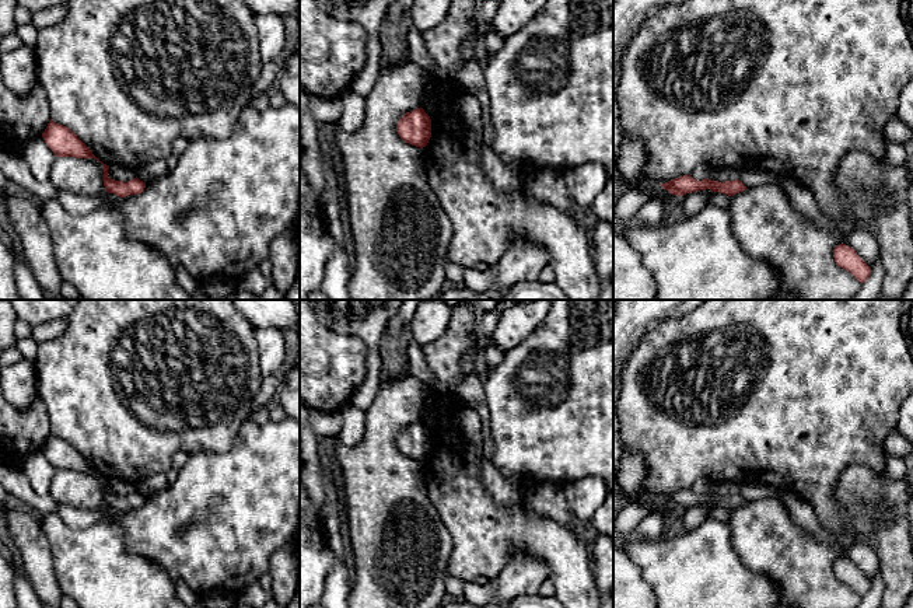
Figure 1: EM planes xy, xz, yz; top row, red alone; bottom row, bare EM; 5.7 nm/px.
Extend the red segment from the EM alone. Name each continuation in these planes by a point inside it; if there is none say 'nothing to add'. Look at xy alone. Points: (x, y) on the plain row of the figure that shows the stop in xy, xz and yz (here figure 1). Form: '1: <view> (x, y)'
nothing to add

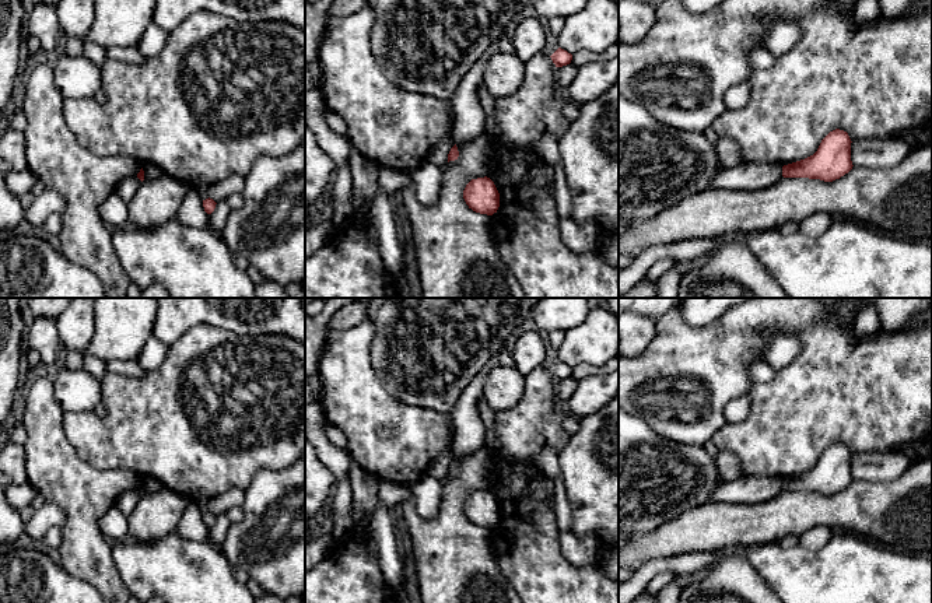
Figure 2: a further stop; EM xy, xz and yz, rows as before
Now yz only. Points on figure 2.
1: yz (749, 488)

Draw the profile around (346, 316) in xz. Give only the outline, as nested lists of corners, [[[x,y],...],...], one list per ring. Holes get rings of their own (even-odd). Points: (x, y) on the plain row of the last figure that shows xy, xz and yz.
[[[344,305],[334,315],[330,316],[327,325],[333,332],[340,332],[371,318],[371,312],[372,308],[369,308],[368,305]]]

